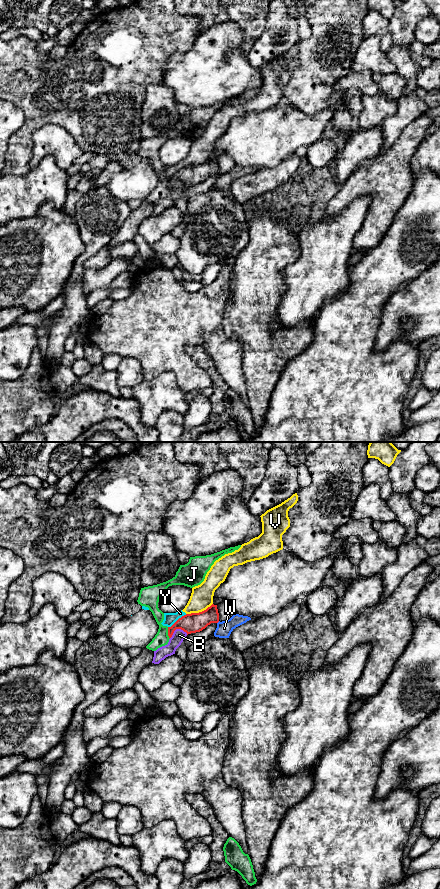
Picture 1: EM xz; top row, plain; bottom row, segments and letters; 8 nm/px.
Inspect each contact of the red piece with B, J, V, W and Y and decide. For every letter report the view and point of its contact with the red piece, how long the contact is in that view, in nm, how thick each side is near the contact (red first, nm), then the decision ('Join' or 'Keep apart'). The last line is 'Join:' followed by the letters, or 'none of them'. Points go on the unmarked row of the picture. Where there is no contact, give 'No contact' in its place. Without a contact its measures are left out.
B: Touches red at xz (177, 180). Shared border 150 nm. Thickness 160 nm (red) against 100 nm. Keep apart
J: Touches red at xz (168, 185). Shared border 100 nm. Thickness 160 nm (red) against 110 nm. Keep apart
V: Touches red at xz (199, 164). Shared border 240 nm. Thickness 160 nm (red) against 180 nm. Keep apart
W: No contact. Keep apart
Y: Touches red at xz (178, 171). Shared border 190 nm. Thickness 160 nm (red) against 100 nm. Keep apart
Join: none of them

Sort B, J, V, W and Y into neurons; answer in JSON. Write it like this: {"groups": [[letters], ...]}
{"groups": [["B"], ["J"], ["V", "Y"], ["W"]]}

